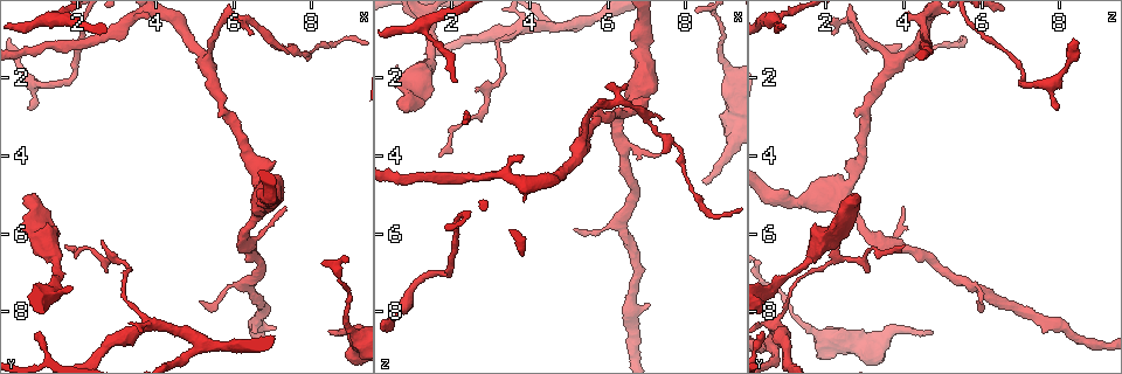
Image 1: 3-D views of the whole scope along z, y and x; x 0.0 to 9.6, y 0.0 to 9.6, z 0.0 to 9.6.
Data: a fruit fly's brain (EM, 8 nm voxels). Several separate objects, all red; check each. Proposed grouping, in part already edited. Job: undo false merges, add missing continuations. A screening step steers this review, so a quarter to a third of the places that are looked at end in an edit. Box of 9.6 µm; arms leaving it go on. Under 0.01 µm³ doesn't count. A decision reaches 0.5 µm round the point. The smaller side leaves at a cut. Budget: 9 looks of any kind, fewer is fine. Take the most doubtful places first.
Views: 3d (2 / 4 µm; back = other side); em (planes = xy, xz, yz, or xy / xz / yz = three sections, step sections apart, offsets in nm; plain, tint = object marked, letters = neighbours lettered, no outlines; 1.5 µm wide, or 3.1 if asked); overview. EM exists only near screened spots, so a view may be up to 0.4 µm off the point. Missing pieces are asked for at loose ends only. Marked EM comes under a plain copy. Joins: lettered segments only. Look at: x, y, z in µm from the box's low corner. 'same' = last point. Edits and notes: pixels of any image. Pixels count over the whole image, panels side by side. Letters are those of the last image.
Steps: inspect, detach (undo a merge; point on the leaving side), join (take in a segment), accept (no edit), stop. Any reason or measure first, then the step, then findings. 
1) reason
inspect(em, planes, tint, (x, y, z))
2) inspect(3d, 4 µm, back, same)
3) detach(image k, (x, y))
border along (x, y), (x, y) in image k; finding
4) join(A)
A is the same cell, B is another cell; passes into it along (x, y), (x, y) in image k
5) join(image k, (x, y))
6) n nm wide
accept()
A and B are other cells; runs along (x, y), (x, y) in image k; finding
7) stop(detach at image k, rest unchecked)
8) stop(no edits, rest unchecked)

an open end
inspect(3d, 2 µm, (8.45, 8.55, 4.75))

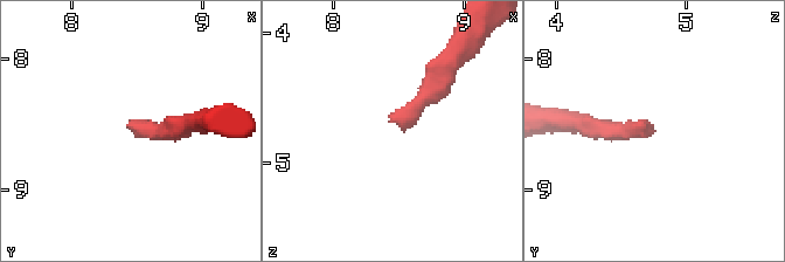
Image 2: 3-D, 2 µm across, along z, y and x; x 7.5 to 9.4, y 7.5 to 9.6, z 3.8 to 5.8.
inspect(em, planes, letters, (8.44, 8.54, 4.70))

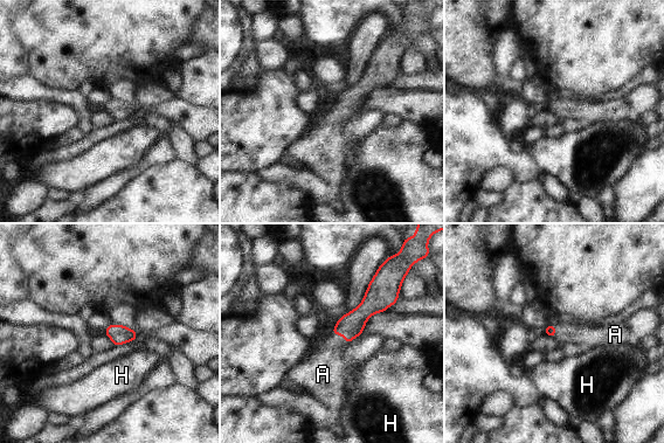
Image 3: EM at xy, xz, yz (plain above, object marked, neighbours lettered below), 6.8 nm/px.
join(A)
A is the same cell, H is another cell; passes into it along (351, 325), (340, 334), (325, 367) in image 3; the neuron continues

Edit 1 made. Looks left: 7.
tapers out
inspect(3d, 4 µm, (6.50, 0.85, 2.20))

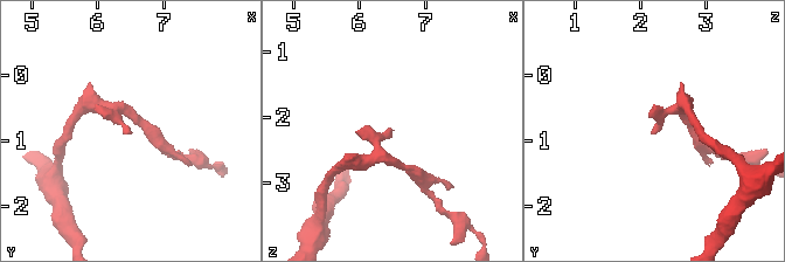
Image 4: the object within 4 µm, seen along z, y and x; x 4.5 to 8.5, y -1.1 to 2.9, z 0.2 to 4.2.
now the EM
inspect(em, planes, letters, (6.50, 0.90, 2.20))

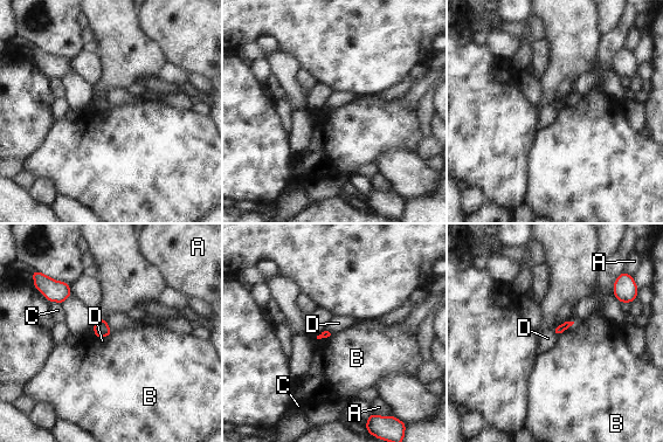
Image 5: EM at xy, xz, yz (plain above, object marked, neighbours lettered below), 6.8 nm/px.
accept()
A, B, C and D are other cells; border along (335, 333), (329, 337), (316, 338) in image 5; none of them fits

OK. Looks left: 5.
tapers out
inspect(em, yz, step 8, tint, (5.15, 7.80, 5.95))

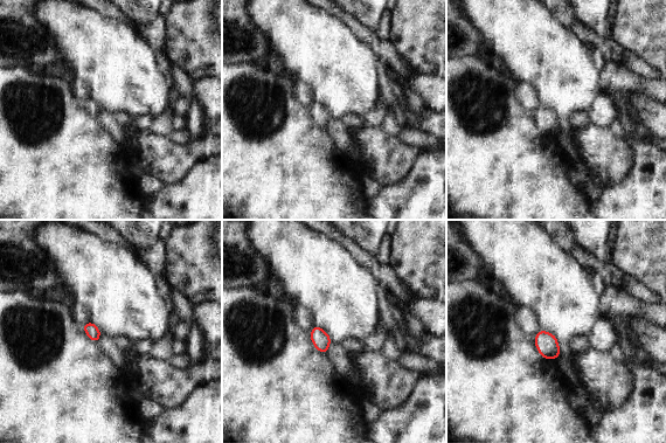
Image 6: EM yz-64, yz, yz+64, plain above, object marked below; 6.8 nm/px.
inspect(em, planes, letters, same)

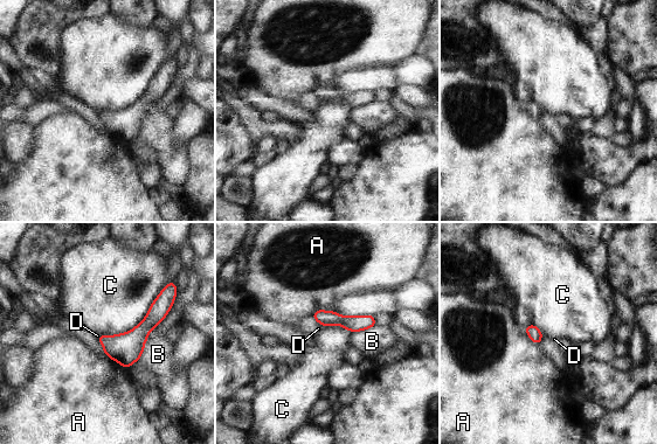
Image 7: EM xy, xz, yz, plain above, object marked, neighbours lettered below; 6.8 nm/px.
accept()
A, B, C and D are other cells; border along (106, 355), (128, 368) in image 7; none of them fits

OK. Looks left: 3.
narrows sharply
inspect(3d, 2 µm, (1.40, 7.15, 0.95))

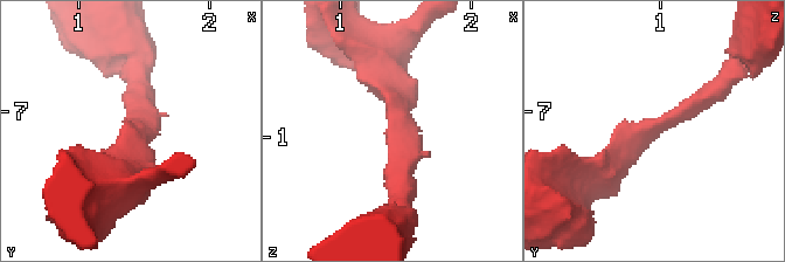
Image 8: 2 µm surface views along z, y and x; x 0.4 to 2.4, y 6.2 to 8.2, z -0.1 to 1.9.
arms of 260, 300 nm; shape alone is not enough
inspect(em, planes, letters, (1.46, 7.12, 0.98))

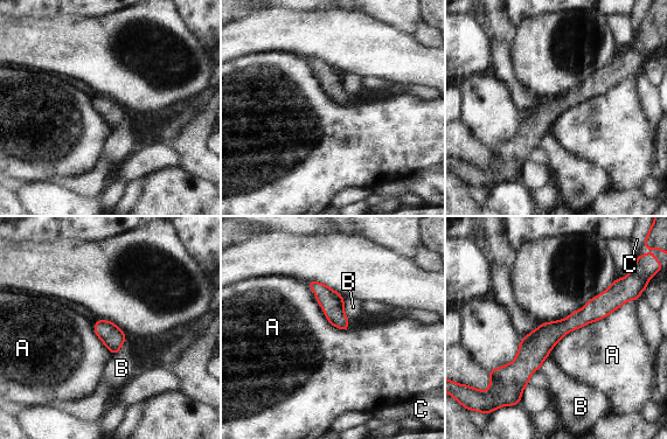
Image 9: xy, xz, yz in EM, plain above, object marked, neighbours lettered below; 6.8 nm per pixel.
accept()
A, B and C are other cells; all the same neuron

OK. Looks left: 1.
stop(join at image 3, rest unchecked)

